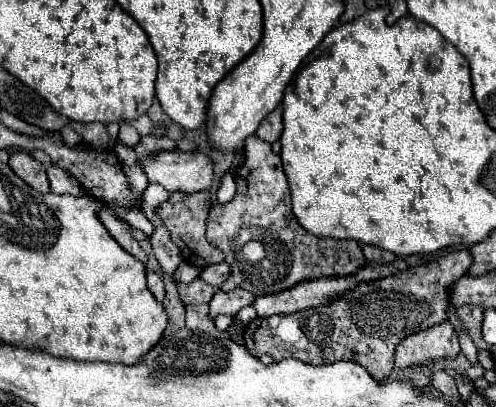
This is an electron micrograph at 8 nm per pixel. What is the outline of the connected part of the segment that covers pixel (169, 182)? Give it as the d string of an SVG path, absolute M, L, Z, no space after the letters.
M160 152L156 158L142 160L150 182L164 186L168 192L198 192L210 188L214 162L204 152Z

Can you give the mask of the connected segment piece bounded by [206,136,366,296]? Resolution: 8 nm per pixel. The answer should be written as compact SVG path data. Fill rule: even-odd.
M248 136L244 142L244 148L246 148L246 158L244 158L242 168L236 174L236 184L238 184L236 198L224 206L216 204L208 216L208 234L206 236L208 236L210 244L218 246L224 252L224 260L234 270L234 274L222 284L222 290L230 292L234 288L244 288L244 290L254 292L256 296L262 296L262 294L274 294L274 292L288 290L304 280L324 278L324 276L332 276L332 274L344 276L344 274L352 274L352 272L360 270L366 264L366 258L360 252L360 244L356 240L334 240L334 238L314 236L298 224L298 220L292 212L290 186L288 186L286 174L282 170L282 160L278 154L272 152L272 146L266 144L264 140L258 140L256 136Z

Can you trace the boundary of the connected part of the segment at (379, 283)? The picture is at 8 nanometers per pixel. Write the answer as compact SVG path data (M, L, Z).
M456 250L430 264L412 266L404 272L398 272L394 276L386 276L380 280L360 282L354 290L344 292L342 294L344 298L336 298L324 306L306 308L306 310L286 314L286 316L276 314L276 316L268 316L268 318L254 318L244 330L244 344L252 352L252 356L268 354L268 356L272 356L274 362L280 362L284 358L298 358L312 366L324 366L334 360L350 360L350 362L364 366L370 372L370 376L374 376L374 380L382 382L390 376L390 372L394 368L394 350L396 350L398 342L406 338L406 332L410 336L414 332L422 332L434 324L440 324L448 318L446 312L452 306L450 288L456 280L460 280L468 272L470 264L472 264L470 252Z

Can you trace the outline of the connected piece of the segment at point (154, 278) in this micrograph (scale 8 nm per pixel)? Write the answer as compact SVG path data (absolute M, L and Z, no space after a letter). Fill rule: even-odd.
M148 272L148 288L156 296L156 300L160 300L160 302L164 300L164 284L156 272Z

